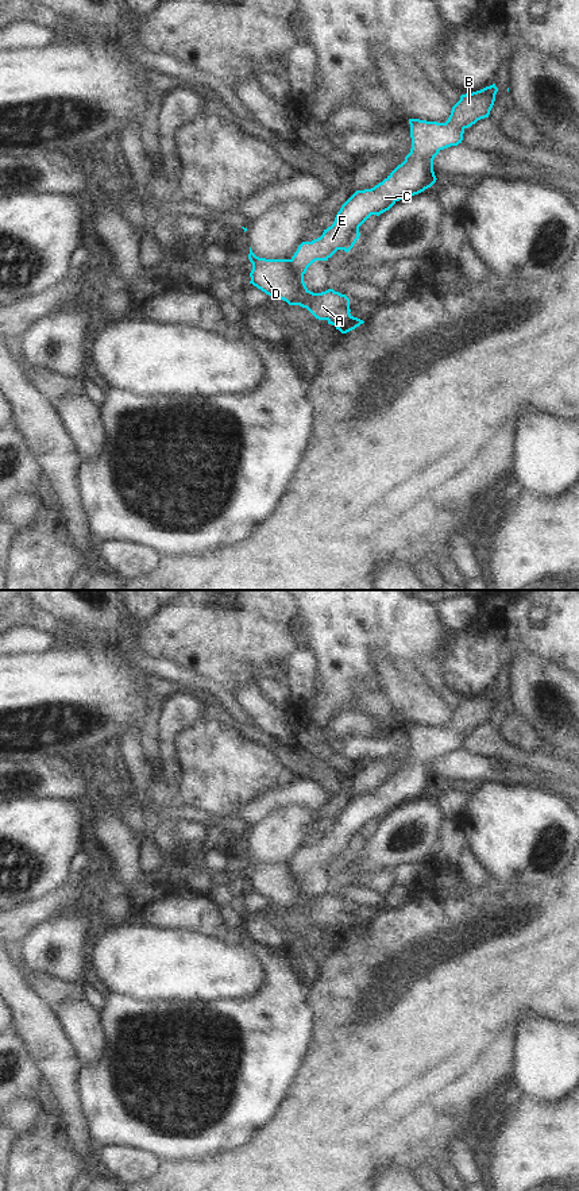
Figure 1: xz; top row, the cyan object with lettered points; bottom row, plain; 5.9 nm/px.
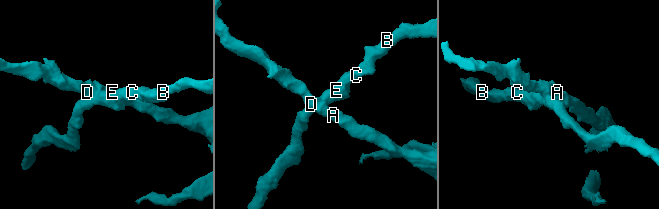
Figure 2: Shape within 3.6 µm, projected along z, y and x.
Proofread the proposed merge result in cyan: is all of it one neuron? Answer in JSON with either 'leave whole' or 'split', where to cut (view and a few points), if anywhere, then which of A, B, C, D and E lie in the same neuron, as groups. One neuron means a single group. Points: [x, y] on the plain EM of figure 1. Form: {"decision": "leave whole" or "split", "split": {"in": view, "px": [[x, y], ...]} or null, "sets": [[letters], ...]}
{"decision": "split", "split": {"in": "xz", "px": [[290, 864], [292, 871], [302, 879]]}, "sets": [["A", "D"], ["B", "C", "E"]]}

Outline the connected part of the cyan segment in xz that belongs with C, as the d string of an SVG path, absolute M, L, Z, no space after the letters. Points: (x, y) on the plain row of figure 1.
M493 689L462 699L445 728L409 724L412 753L405 766L374 793L356 795L320 843L298 851L292 862L296 878L305 879L313 867L328 866L337 855L348 857L360 841L359 832L371 820L379 821L397 806L431 793L437 785L435 762L440 755L462 748L466 733L489 722L497 697Z

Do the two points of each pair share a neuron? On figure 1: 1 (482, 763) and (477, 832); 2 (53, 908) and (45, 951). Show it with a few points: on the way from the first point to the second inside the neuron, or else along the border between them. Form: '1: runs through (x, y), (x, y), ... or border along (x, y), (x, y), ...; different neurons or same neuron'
1: border along (482, 782), (508, 782), (513, 786); different neurons
2: border along (65, 912), (42, 922), (26, 939); different neurons

